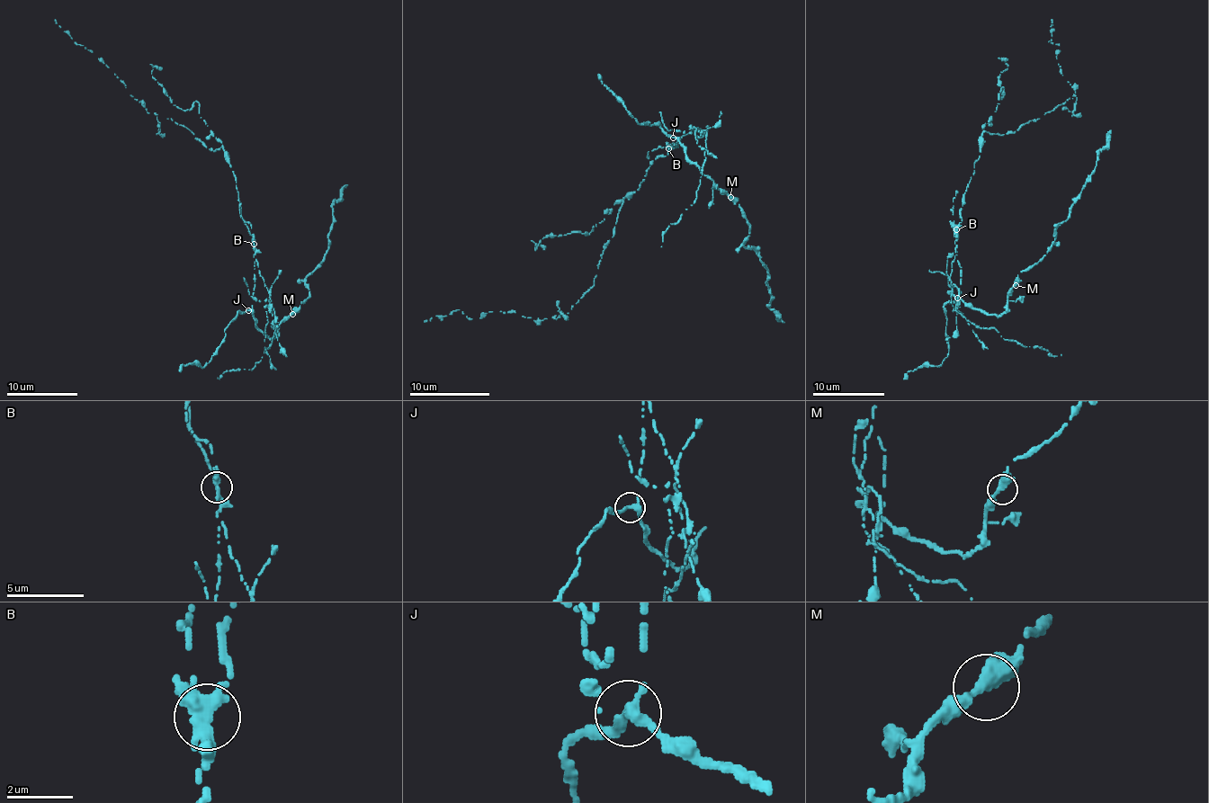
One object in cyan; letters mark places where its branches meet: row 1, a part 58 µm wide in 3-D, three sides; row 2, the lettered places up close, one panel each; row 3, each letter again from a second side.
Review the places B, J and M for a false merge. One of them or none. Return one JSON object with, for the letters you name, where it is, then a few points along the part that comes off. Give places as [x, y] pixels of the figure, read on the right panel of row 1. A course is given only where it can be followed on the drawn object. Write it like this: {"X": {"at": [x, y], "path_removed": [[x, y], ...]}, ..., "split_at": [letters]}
{"B": {"at": [956, 229], "path_removed": [[956, 229], [983, 134], [1014, 132], [1077, 99], [1060, 69], [1060, 46], [1049, 42], [1052, 20]]}, "split_at": ["B"]}

